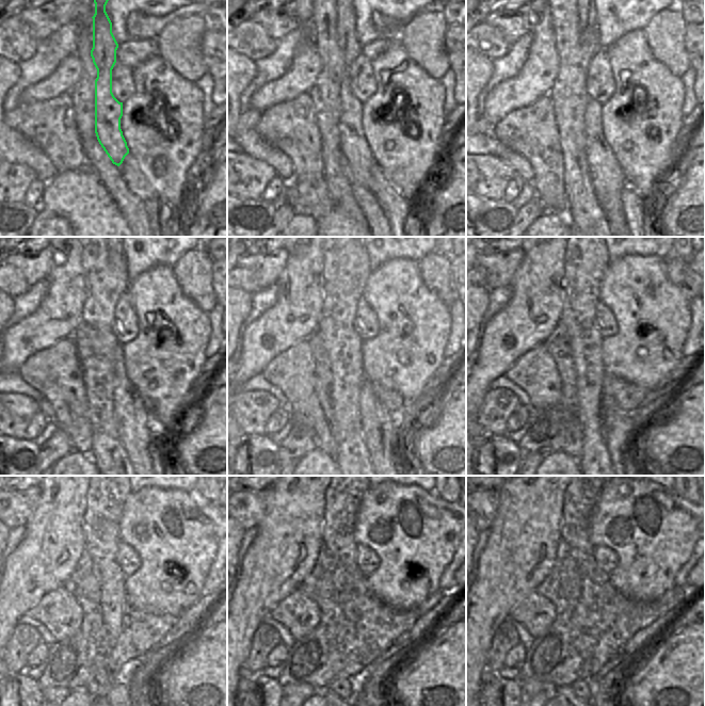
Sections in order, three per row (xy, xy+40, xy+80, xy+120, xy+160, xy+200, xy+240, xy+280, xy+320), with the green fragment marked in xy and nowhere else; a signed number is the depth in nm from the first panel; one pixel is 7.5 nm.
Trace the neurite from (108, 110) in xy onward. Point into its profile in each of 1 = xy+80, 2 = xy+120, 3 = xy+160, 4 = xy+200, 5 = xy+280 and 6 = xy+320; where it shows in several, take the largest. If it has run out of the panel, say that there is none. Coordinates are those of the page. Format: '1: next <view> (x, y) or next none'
1: next xy+80 (608, 180)
2: next xy+120 (135, 430)
3: next xy+160 (379, 427)
4: next xy+200 (618, 429)
5: next xy+280 (365, 674)
6: next xy+320 (621, 661)

